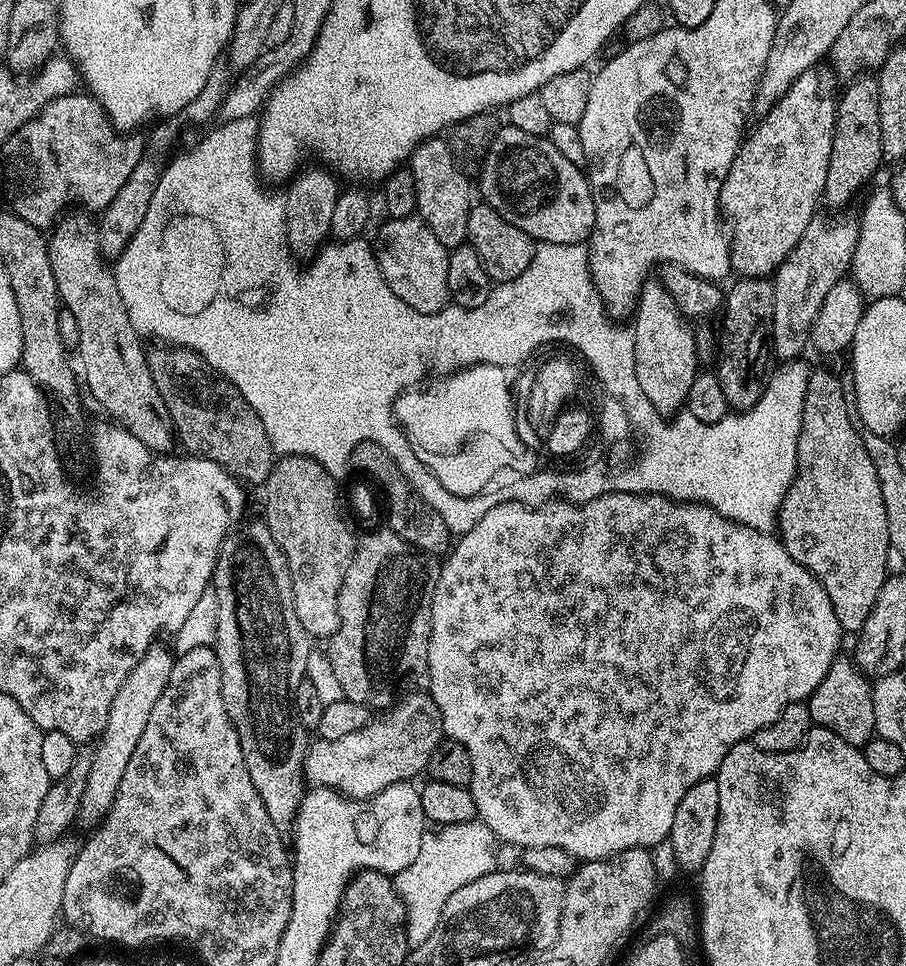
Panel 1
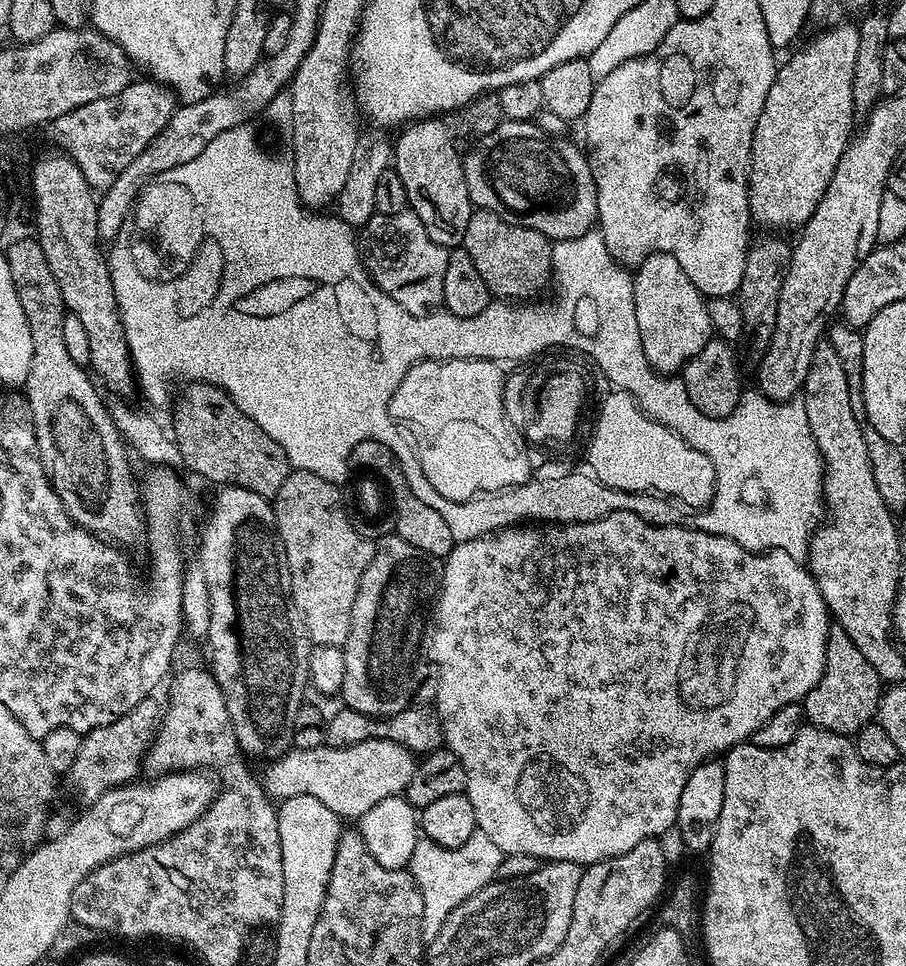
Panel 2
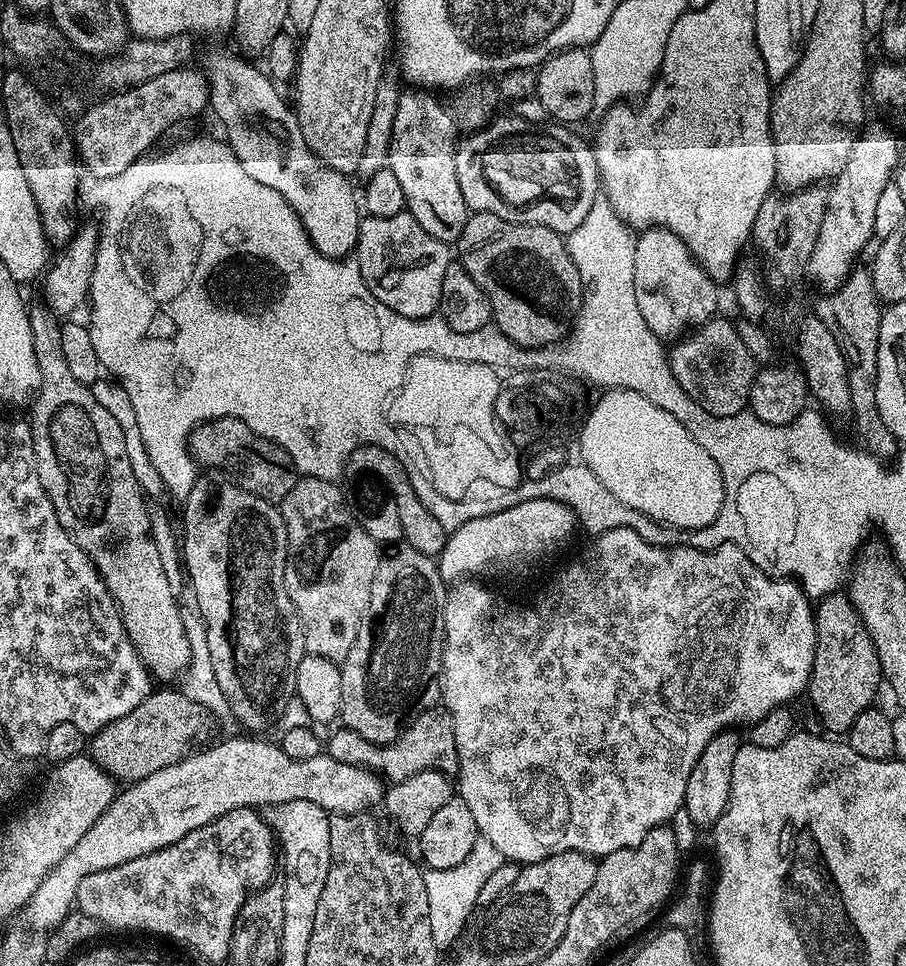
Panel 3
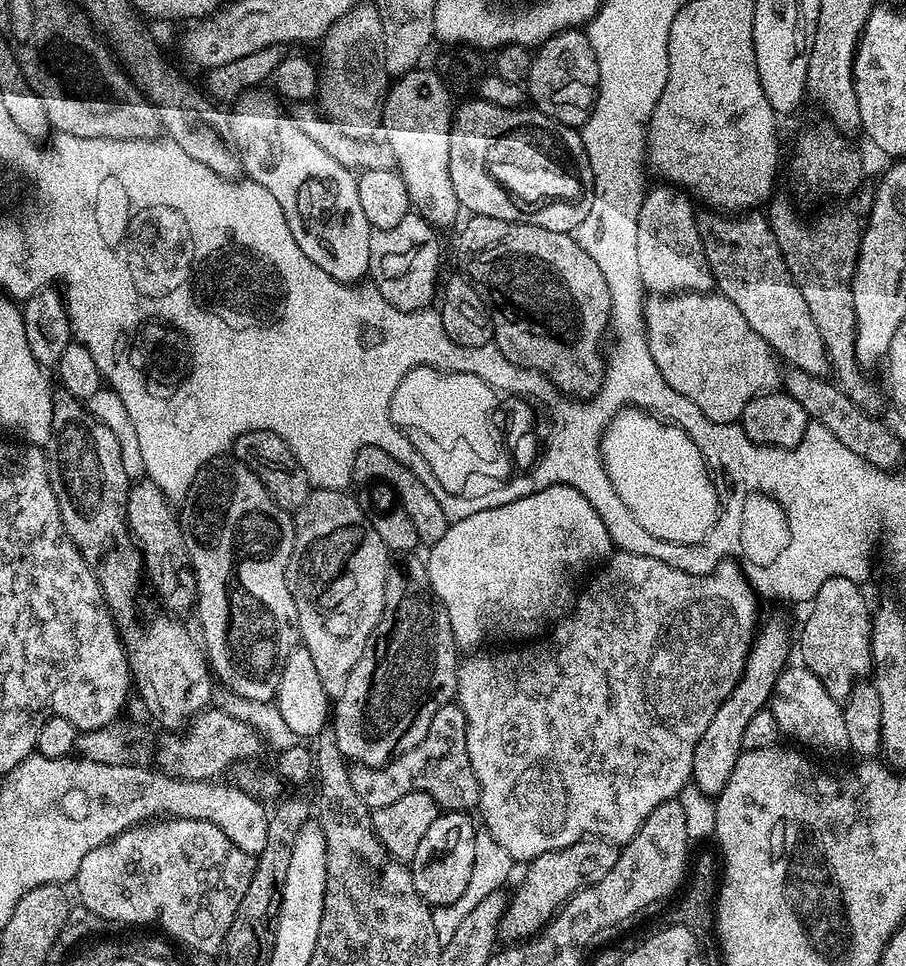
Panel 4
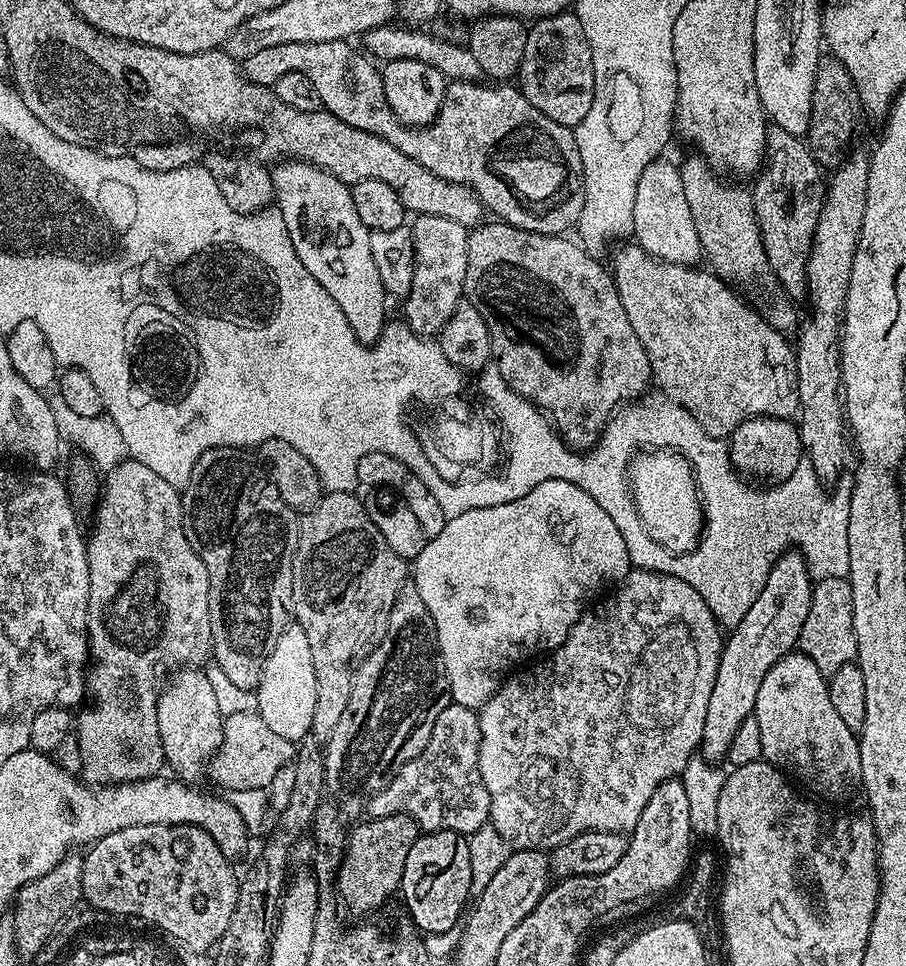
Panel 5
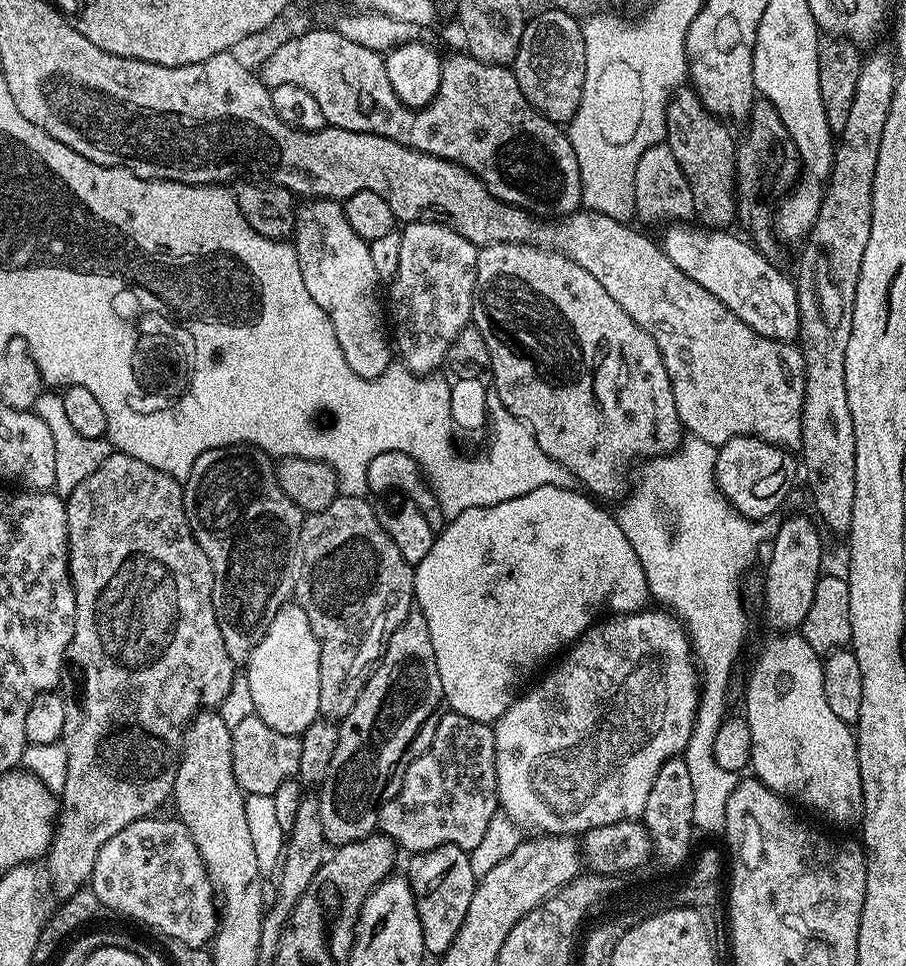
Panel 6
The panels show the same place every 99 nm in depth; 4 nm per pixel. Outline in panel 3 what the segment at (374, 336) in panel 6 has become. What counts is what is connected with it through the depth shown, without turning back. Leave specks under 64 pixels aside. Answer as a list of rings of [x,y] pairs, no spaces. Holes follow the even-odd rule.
[[[220,56],[212,64],[212,69],[207,69],[206,75],[208,77],[208,87],[210,89],[210,108],[211,111],[216,111],[218,119],[224,123],[223,135],[226,137],[226,142],[232,147],[233,154],[236,155],[242,163],[244,163],[244,169],[246,174],[250,174],[250,178],[255,178],[256,181],[262,182],[262,186],[270,186],[270,190],[278,190],[278,194],[282,194],[282,198],[286,198],[286,202],[290,202],[290,206],[294,210],[294,214],[298,214],[298,218],[302,222],[304,232],[310,238],[310,242],[318,249],[323,256],[328,256],[332,260],[338,260],[341,258],[348,258],[355,253],[356,243],[358,242],[358,230],[360,229],[360,221],[362,219],[362,208],[358,203],[358,192],[352,189],[352,180],[347,176],[343,176],[338,170],[334,170],[330,166],[326,166],[319,158],[312,153],[310,148],[306,146],[306,138],[302,138],[302,130],[298,126],[298,118],[294,111],[293,105],[288,104],[280,97],[281,89],[278,87],[275,80],[268,75],[267,71],[263,67],[257,66],[257,68],[251,68],[249,61],[244,58],[235,60],[232,56]]]

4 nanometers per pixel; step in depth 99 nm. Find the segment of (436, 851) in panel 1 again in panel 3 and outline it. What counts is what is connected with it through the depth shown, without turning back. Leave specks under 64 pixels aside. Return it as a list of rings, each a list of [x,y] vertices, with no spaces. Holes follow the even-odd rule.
[[[477,838],[474,842],[474,850],[466,854],[466,862],[458,862],[458,866],[452,866],[450,870],[428,868],[424,872],[426,898],[430,898],[430,931],[434,934],[436,948],[451,949],[465,933],[464,926],[471,918],[472,911],[477,911],[478,894],[482,894],[482,885],[502,863],[505,863],[504,856],[495,848],[494,842]]]

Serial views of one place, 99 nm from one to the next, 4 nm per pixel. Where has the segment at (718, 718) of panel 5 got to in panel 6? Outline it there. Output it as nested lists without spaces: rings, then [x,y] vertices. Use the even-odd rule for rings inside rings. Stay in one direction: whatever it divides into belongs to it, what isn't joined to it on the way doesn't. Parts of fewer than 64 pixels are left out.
[[[792,516],[782,521],[770,540],[772,553],[764,572],[764,612],[776,630],[796,630],[803,625],[810,602],[814,602],[814,586],[818,586],[822,575],[824,544],[820,541],[821,529],[809,516]]]

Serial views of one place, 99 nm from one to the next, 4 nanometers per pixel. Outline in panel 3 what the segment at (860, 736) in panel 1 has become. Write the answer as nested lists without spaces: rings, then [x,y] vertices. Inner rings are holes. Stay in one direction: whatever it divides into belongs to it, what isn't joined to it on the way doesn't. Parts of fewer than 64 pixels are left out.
[[[843,591],[819,597],[814,611],[816,649],[806,696],[812,699],[812,706],[820,715],[821,722],[829,728],[827,731],[844,734],[850,726],[854,726],[854,718],[858,718],[862,710],[877,703],[876,691],[882,688],[878,654],[858,610],[854,610],[850,598]]]

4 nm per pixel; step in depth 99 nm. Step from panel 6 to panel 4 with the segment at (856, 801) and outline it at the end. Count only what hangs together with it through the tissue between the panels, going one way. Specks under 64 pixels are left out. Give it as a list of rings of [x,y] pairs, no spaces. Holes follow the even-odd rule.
[[[803,666],[792,667],[785,667],[772,691],[770,707],[774,722],[778,722],[785,737],[797,740],[792,742],[801,749],[811,750],[813,753],[845,751],[848,748],[848,739],[843,707],[837,700],[830,698],[830,694],[826,694],[826,686],[822,686],[822,682],[814,678],[810,669]]]

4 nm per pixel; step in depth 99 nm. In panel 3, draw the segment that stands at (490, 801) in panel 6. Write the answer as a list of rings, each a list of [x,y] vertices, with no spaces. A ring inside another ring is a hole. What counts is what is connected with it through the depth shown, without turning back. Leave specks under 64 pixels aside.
[[[443,706],[428,708],[415,716],[404,733],[389,744],[366,742],[366,738],[362,738],[362,734],[354,734],[354,730],[343,726],[337,728],[337,732],[326,740],[326,755],[350,766],[371,768],[385,781],[405,780],[410,778],[410,774],[418,774],[422,770],[459,773],[458,746],[454,746],[454,718],[450,718],[447,708]]]

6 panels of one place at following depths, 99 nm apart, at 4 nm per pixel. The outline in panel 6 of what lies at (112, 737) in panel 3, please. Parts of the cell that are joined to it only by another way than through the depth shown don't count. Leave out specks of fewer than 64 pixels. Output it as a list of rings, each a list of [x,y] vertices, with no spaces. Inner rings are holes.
[[[247,715],[231,725],[234,778],[246,794],[273,796],[282,782],[297,775],[298,762],[302,762],[302,742],[299,736],[278,734],[278,730],[266,726],[260,716]]]

